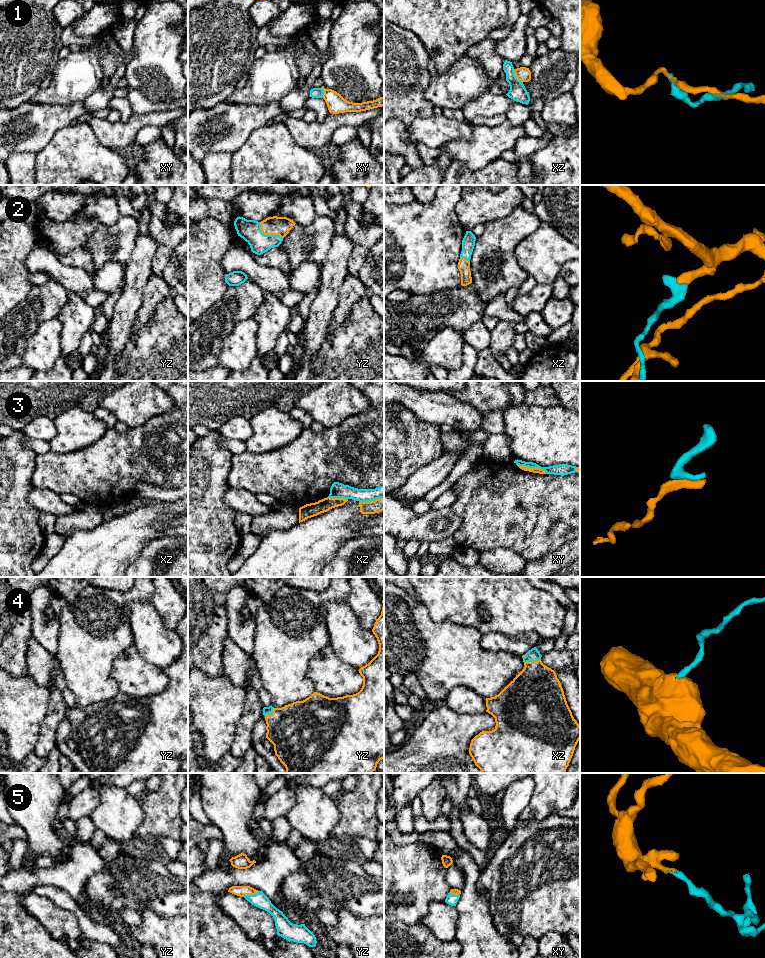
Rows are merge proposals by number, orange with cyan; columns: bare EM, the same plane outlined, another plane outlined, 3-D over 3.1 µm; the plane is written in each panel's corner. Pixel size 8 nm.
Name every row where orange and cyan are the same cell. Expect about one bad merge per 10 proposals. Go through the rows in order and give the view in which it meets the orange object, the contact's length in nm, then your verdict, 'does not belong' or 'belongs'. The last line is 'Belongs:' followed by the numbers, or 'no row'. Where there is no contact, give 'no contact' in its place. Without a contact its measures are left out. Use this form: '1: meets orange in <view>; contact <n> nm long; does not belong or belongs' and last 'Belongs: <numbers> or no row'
1: meets orange in xz; contact 130 nm long; belongs
2: meets orange in yz; contact 240 nm long; belongs
3: meets orange in xy; contact 260 nm long; belongs
4: meets orange in xz; contact 140 nm long; belongs
5: meets orange in yz; contact 140 nm long; belongs
Belongs: 1, 2, 3, 4, 5

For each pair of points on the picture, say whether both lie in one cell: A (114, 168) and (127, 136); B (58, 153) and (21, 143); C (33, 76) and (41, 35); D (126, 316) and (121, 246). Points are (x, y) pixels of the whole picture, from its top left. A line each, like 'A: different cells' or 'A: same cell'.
A: different cells
B: different cells
C: same cell
D: different cells

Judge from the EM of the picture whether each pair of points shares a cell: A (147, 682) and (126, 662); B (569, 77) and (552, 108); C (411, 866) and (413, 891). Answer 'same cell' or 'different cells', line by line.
A: same cell
B: different cells
C: same cell

